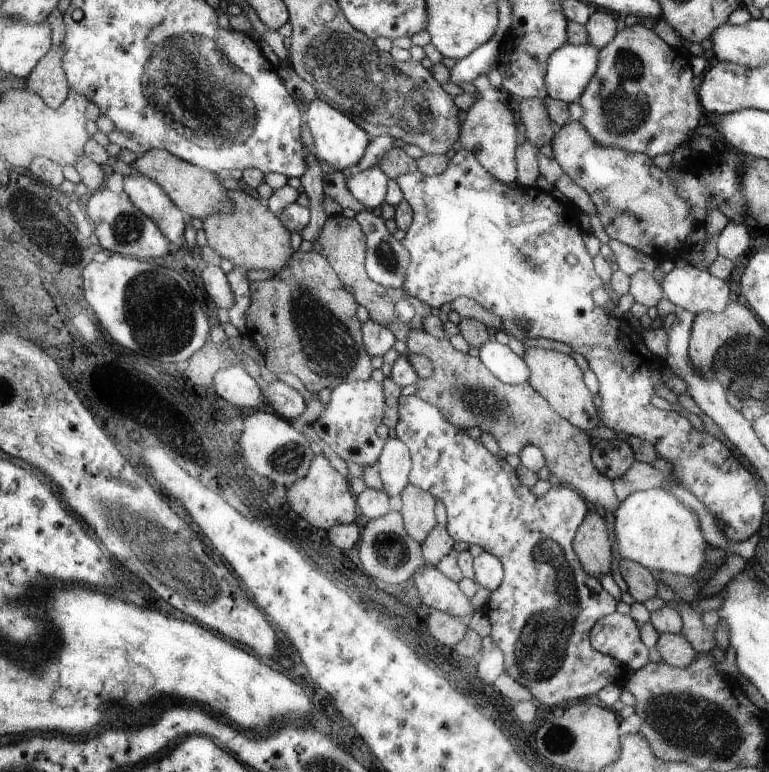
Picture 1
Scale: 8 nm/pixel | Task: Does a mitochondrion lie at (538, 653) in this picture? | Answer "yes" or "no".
yes

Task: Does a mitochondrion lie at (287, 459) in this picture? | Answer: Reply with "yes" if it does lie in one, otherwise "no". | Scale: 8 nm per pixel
yes

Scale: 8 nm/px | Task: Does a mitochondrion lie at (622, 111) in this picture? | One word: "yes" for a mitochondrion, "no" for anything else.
yes

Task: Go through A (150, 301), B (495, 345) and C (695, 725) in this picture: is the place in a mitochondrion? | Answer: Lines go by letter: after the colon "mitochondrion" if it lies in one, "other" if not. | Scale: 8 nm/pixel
A: mitochondrion
B: other
C: mitochondrion

